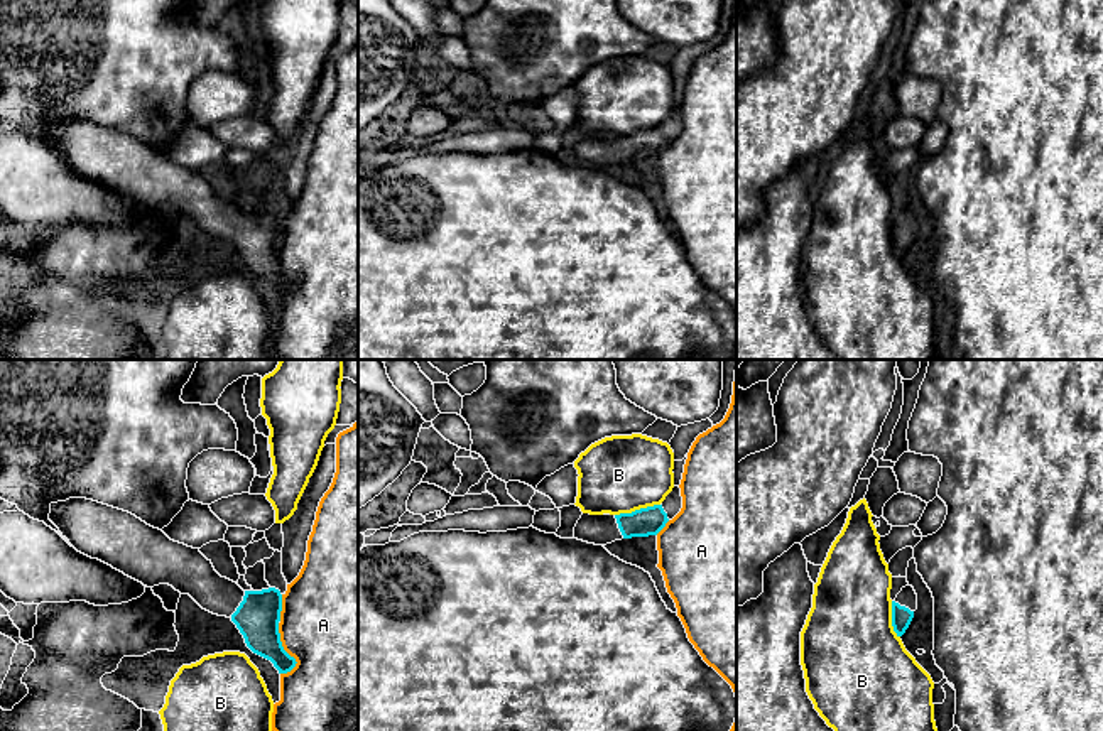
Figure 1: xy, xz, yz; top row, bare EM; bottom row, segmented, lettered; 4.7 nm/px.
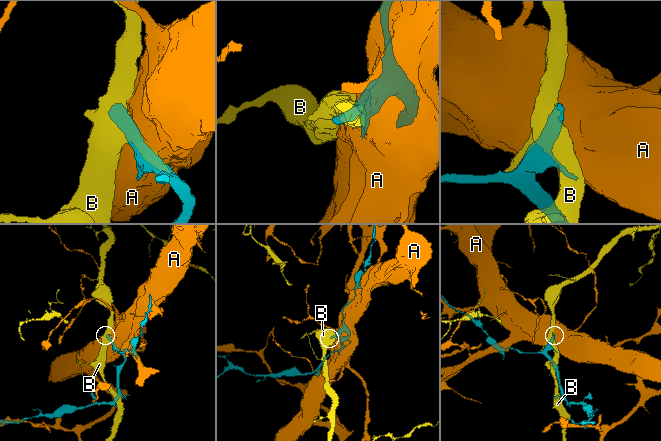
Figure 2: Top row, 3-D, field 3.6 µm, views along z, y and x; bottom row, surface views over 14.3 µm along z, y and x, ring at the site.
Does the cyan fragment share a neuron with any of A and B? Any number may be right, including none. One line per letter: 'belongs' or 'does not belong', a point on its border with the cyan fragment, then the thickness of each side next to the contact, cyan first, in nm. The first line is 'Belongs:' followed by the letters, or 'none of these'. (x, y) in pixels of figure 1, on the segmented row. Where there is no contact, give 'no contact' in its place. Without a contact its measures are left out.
Belongs: none of these
A: does not belong | xy (282, 649) | 200/460 nm
B: does not belong | xz (637, 510) | 140/360 nm

